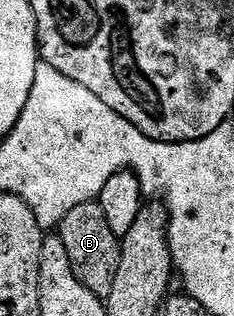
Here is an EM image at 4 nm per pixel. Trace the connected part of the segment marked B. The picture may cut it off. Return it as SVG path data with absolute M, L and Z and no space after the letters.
M100 200L79 203L79 207L71 207L59 226L59 236L63 247L67 247L67 259L71 259L71 267L87 287L102 299L111 295L111 286L115 283L115 275L119 271L119 255L121 254L121 243L111 231L107 223L107 215L103 215L103 207Z

